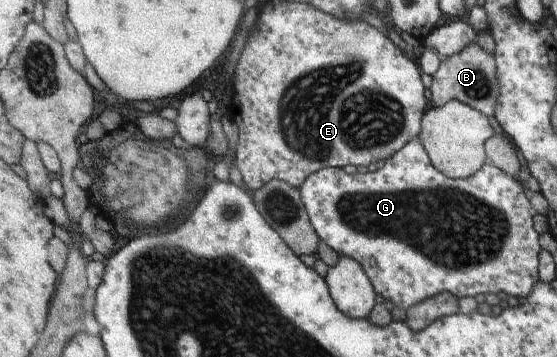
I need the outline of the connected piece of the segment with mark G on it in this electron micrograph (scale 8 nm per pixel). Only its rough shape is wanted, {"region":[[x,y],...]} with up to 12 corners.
{"region":[[417,138],[299,186],[320,242],[402,310],[523,299],[520,183],[449,179]]}

